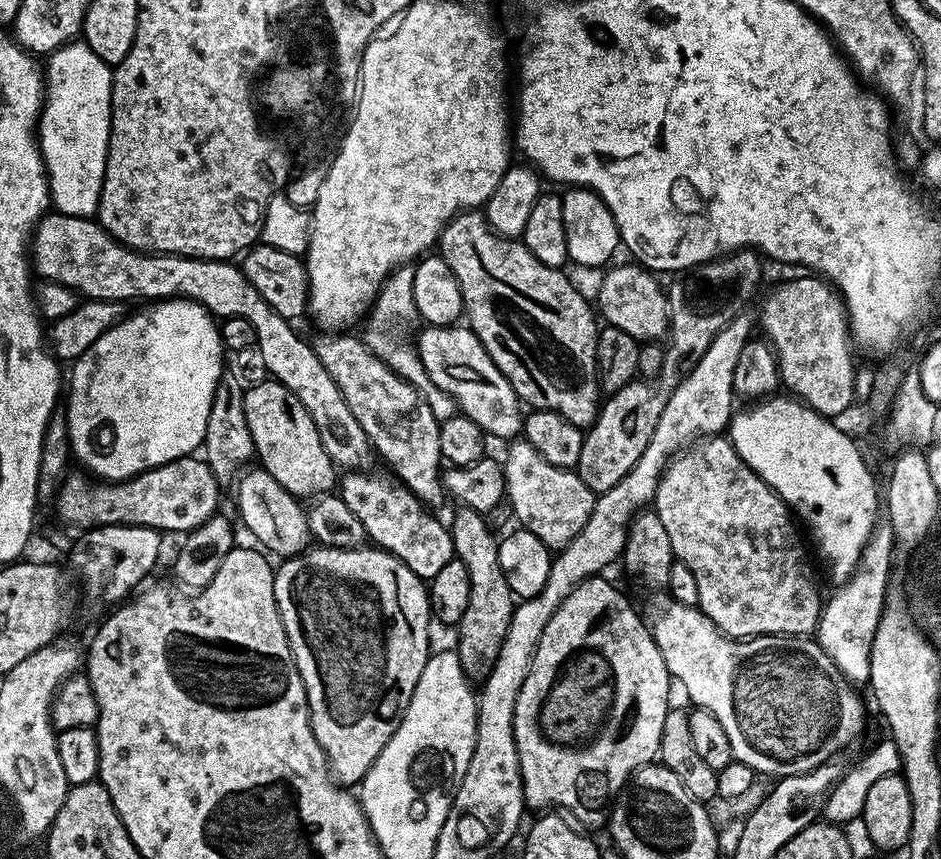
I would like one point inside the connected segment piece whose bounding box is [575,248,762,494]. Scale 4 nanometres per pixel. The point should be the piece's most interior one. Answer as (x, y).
(703, 301)

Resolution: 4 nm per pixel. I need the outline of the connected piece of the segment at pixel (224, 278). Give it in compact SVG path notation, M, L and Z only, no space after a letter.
M62 210L46 214L37 224L30 241L30 264L37 277L40 275L44 280L53 280L62 286L70 286L81 297L90 300L129 302L128 300L132 299L144 299L144 302L155 302L183 298L201 304L216 318L226 316L246 318L250 326L254 326L258 353L260 352L261 362L268 367L267 375L277 380L279 384L287 386L298 398L298 402L306 406L310 418L314 418L314 426L318 426L318 438L322 438L322 446L326 446L326 454L330 454L332 463L344 470L360 470L367 465L364 463L368 459L373 458L374 449L368 441L367 434L350 412L334 378L327 373L326 367L322 366L313 345L308 340L304 341L292 329L295 327L286 318L282 318L282 314L275 312L266 302L266 298L262 298L262 294L254 290L254 286L250 286L243 267L236 265L235 268L235 263L226 260L195 260L189 256L162 256L135 252L133 248L118 243L95 219L86 216L68 216Z

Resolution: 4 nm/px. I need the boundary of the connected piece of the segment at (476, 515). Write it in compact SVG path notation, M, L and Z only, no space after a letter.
M460 506L450 519L452 533L452 550L455 559L461 560L470 574L470 602L466 602L466 614L462 614L458 625L460 631L460 661L464 672L470 678L484 678L492 669L492 663L498 658L498 650L506 638L510 618L514 607L514 597L502 574L498 562L498 536L492 533L487 524L485 513L475 512Z

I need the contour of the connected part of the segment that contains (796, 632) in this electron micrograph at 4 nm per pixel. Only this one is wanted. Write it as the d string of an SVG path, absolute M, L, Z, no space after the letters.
M720 434L705 436L689 444L679 454L673 455L660 474L654 511L658 514L658 518L662 518L662 526L666 526L666 534L670 538L673 557L679 563L690 566L690 574L694 574L694 582L698 582L698 607L700 611L706 614L706 618L710 618L714 622L714 626L718 626L720 632L733 638L750 636L811 637L815 633L816 625L820 623L822 596L820 600L820 588L816 585L816 576L812 573L808 552L804 549L803 542L800 541L801 529L798 527L794 513L787 502L761 476L754 474L754 470L750 470L750 466L746 466L746 462L742 462L742 458L734 450L731 439Z

